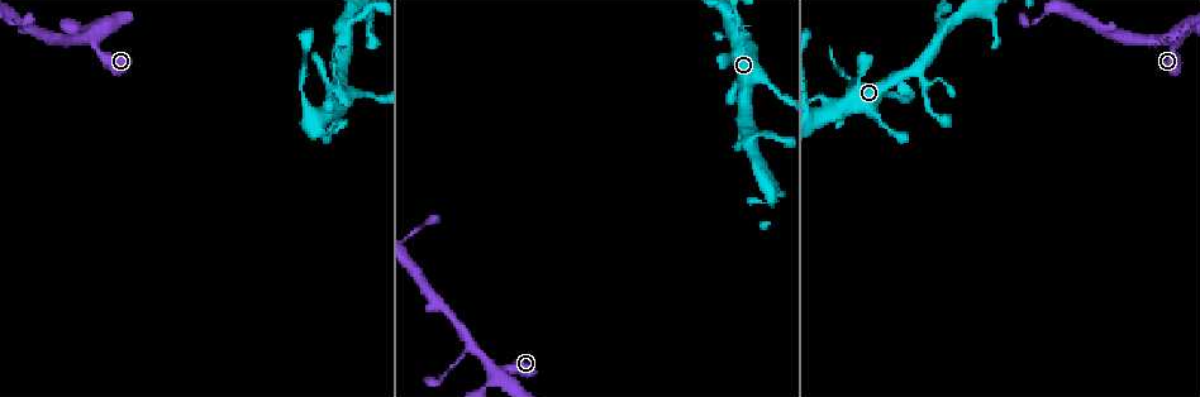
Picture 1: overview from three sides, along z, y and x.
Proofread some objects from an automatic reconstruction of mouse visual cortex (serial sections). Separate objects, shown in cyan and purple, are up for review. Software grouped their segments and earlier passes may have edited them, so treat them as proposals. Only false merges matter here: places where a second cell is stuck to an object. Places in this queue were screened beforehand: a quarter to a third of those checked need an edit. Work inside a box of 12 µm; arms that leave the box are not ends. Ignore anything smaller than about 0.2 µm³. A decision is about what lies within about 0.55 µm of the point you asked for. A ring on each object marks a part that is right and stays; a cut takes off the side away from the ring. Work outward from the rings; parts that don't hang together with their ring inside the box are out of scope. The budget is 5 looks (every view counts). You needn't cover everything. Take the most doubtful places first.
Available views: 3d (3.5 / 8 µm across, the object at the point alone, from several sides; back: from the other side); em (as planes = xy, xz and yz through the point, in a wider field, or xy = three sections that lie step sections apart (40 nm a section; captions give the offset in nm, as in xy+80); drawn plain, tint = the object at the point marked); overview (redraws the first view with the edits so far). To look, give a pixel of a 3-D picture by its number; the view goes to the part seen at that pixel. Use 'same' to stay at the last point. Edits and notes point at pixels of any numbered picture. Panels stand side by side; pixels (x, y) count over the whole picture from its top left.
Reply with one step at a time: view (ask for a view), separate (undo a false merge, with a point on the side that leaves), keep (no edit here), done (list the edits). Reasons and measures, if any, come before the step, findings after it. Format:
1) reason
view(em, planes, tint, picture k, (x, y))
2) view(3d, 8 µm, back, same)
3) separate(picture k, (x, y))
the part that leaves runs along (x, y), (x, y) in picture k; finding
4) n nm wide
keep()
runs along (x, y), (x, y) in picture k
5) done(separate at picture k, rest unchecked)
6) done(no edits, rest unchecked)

a narrow waist
view(3d, 3.5 µm, picture 1, (1176, 41))

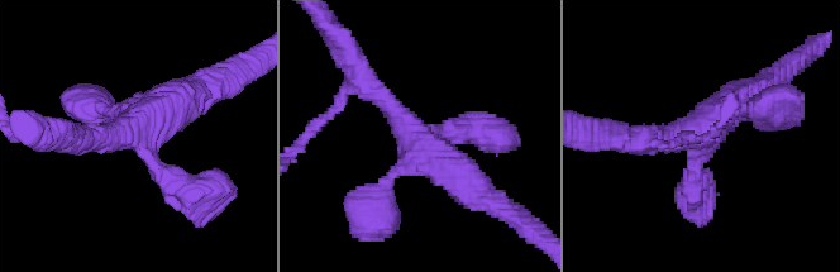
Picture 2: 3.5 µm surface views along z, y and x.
now the EM
view(em, xy, step 1, tint, picture 2, (142, 145))

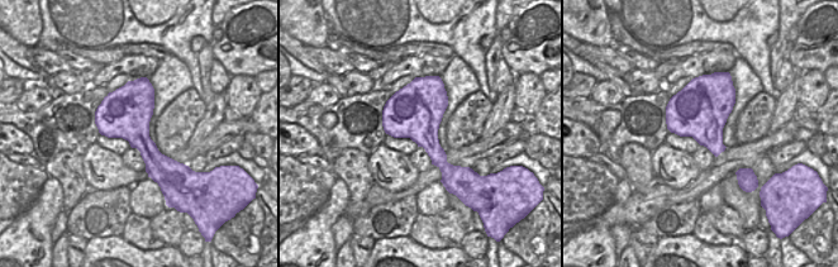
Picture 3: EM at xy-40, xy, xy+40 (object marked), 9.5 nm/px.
keep()
one cell here

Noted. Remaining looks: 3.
arms part here
view(3d, 3.5 µm, picture 1, (829, 100))

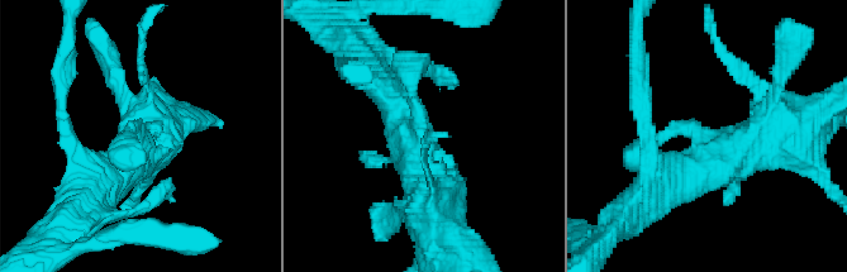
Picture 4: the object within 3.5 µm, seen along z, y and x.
view(em, xy, step 3, tint, picture 4, (705, 138))

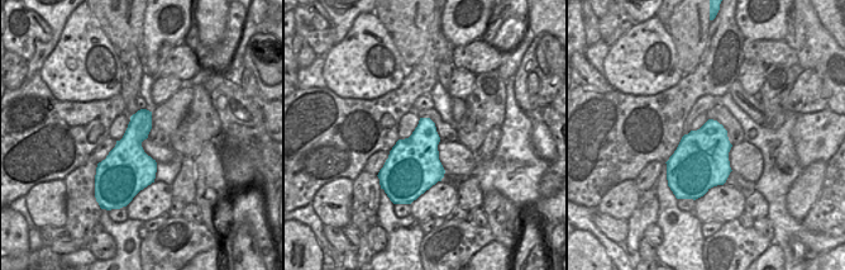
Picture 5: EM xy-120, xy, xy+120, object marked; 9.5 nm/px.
keep()
runs along (426, 218), (407, 120), (367, 81) in picture 4; all the same cell

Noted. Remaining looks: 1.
done(no edits, rest unchecked)

